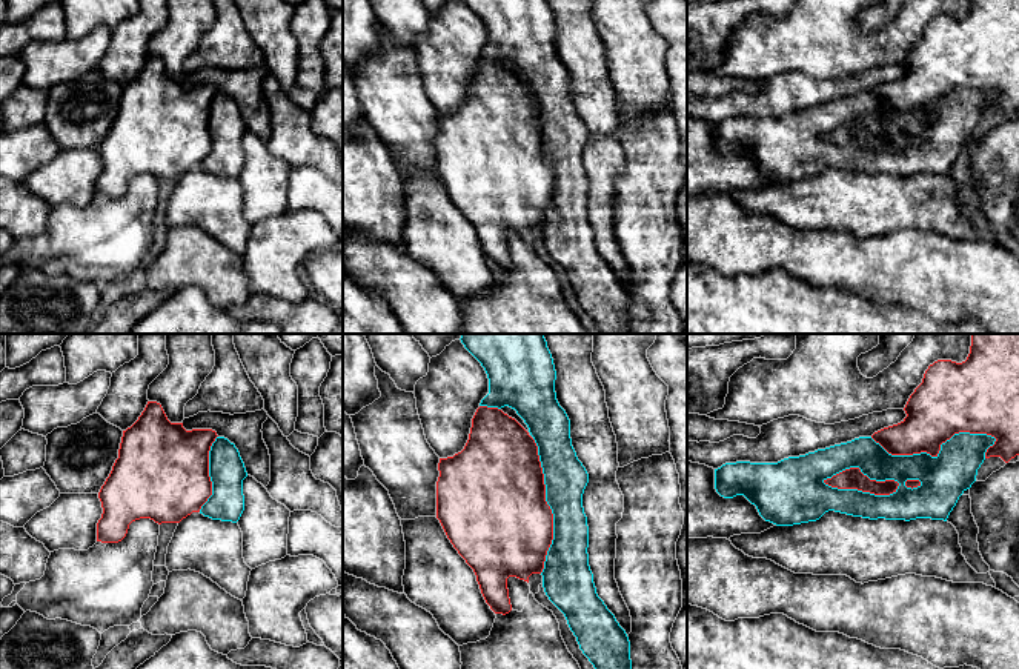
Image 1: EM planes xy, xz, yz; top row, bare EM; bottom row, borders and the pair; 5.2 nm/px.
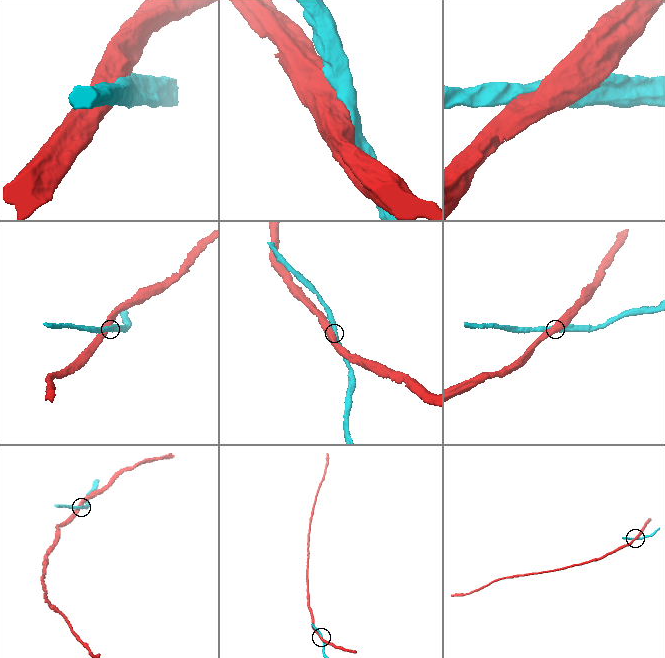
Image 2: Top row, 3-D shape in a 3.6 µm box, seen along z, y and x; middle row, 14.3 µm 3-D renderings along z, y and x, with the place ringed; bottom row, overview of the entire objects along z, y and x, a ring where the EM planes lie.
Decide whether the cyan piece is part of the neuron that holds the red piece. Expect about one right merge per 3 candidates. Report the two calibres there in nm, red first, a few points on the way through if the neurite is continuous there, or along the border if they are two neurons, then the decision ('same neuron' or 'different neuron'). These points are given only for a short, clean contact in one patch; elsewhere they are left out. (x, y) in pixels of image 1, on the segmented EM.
110 nm thick on the red side, 180 nm on the other; different neuron

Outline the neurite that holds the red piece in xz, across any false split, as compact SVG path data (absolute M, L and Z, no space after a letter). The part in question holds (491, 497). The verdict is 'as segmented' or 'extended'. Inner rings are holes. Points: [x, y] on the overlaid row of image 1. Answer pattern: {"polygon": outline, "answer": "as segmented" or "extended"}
{"polygon": "M480 406L464 449L440 458L438 471L436 518L473 569L486 603L495 614L506 615L512 611L507 578L529 583L532 574L541 574L553 540L538 446L515 418L498 408Z", "answer": "as segmented"}

